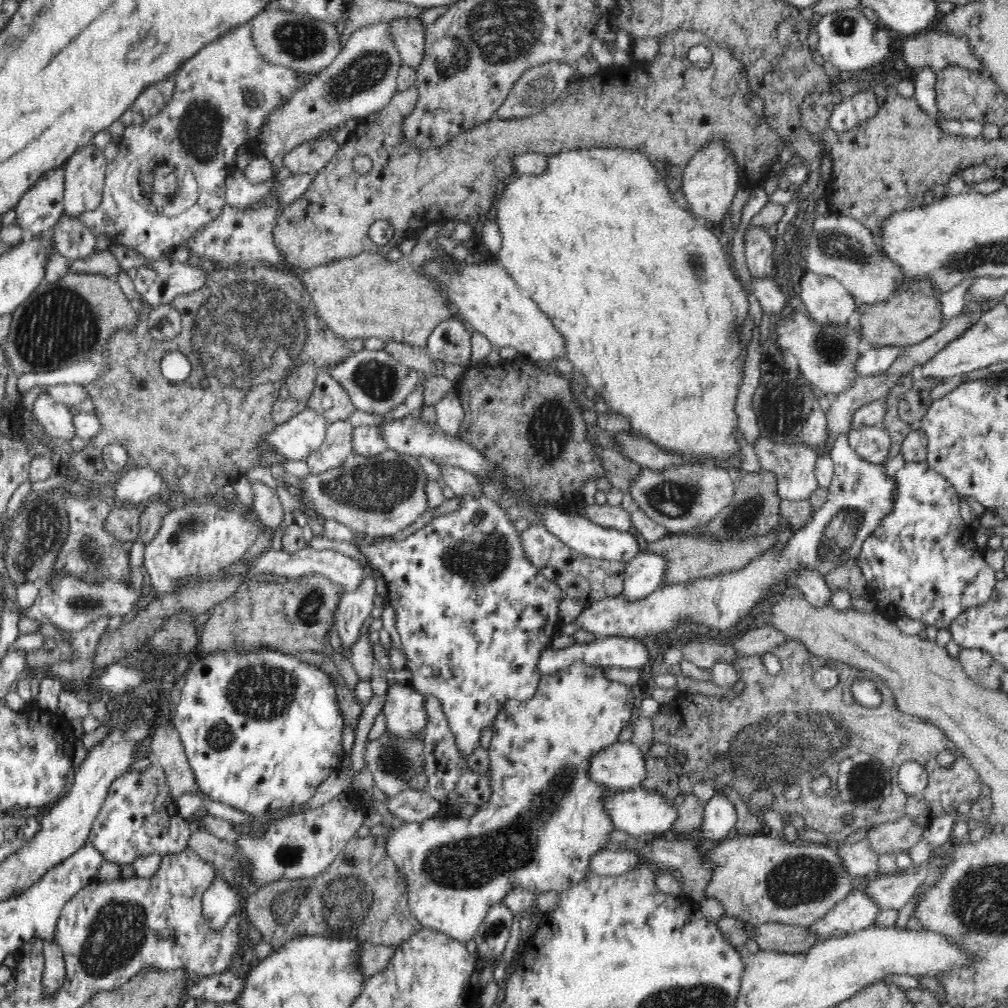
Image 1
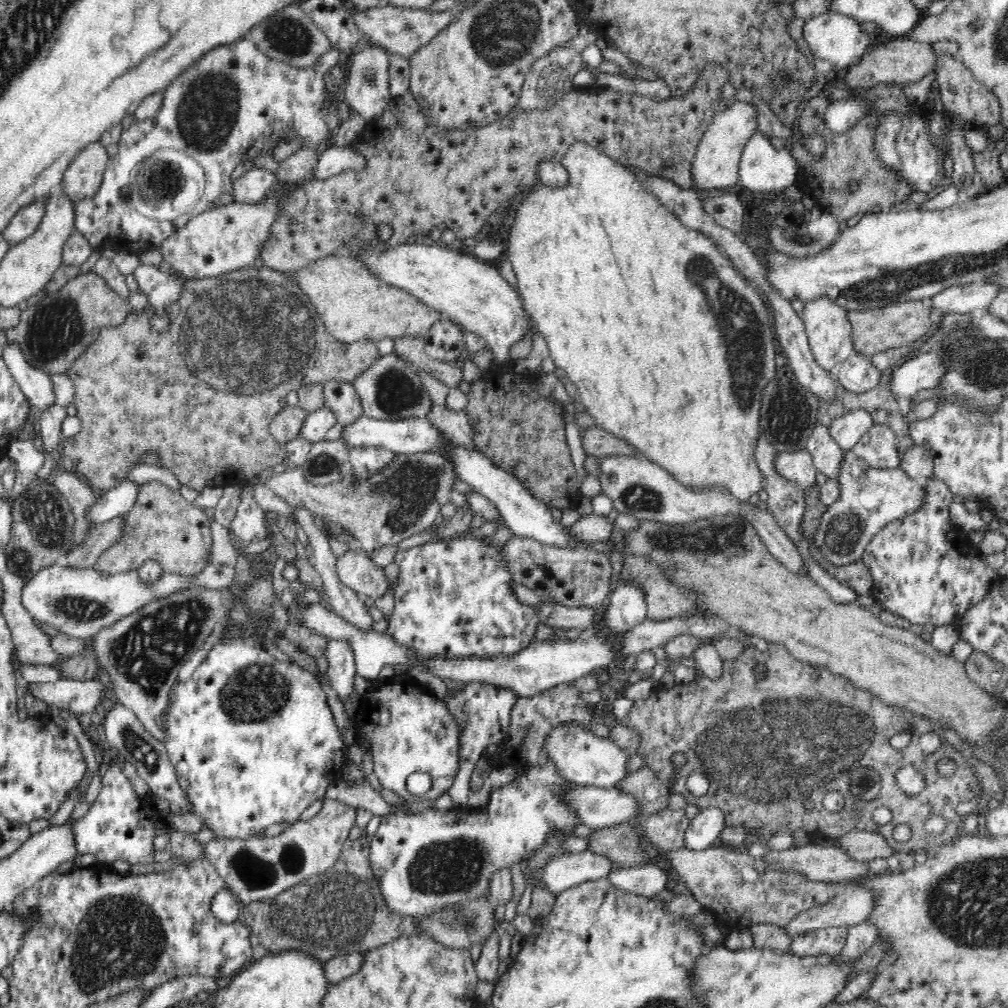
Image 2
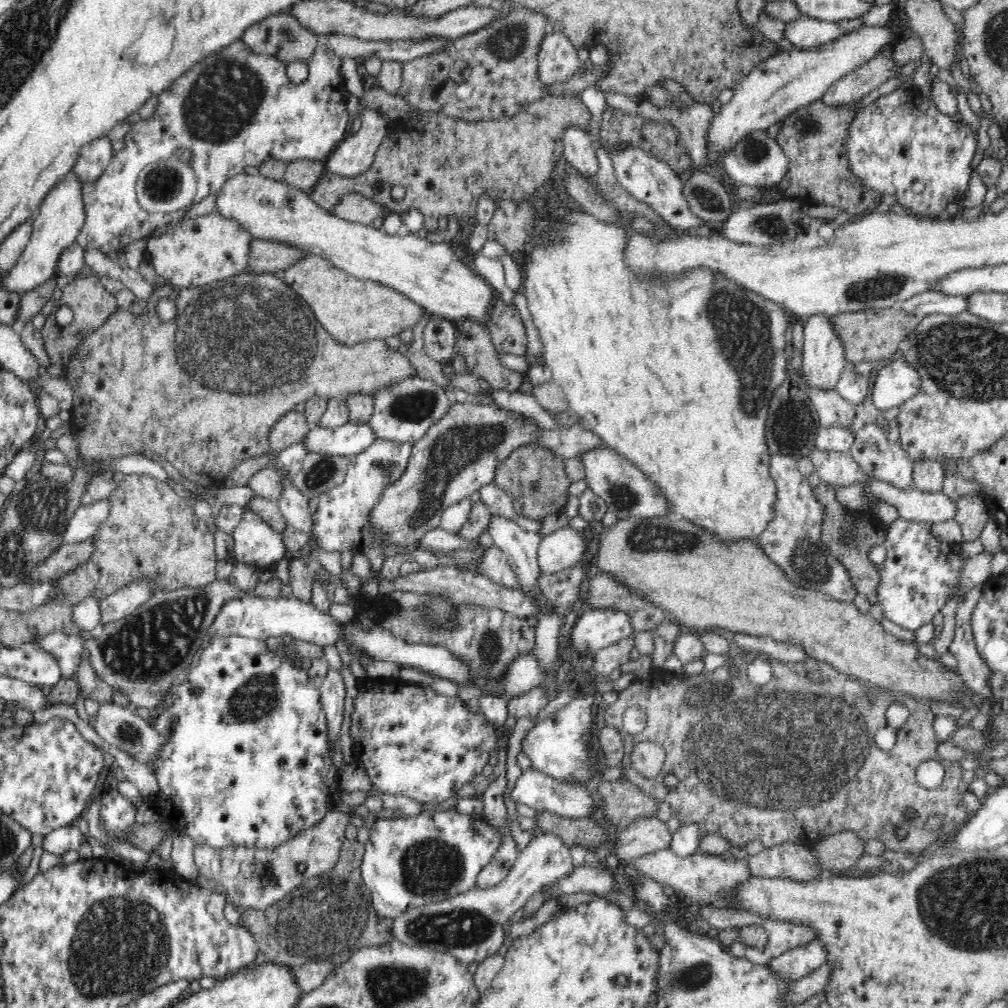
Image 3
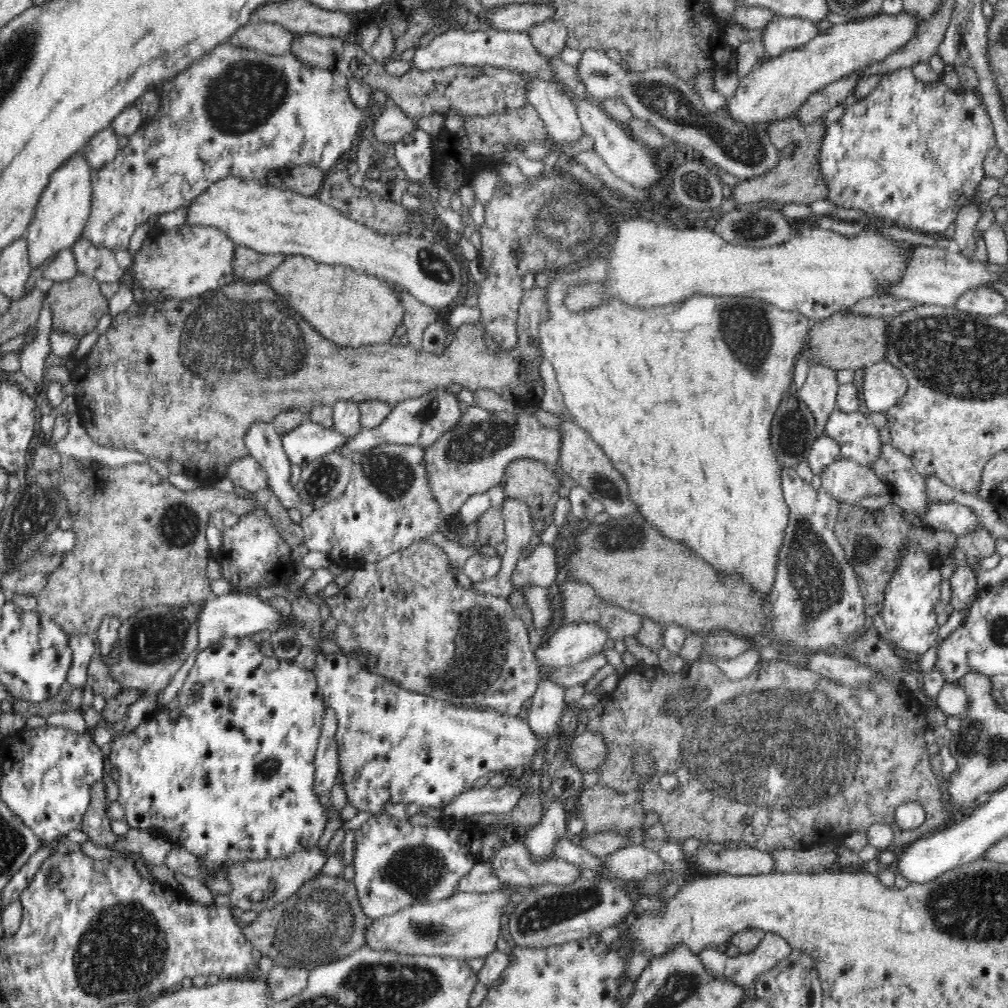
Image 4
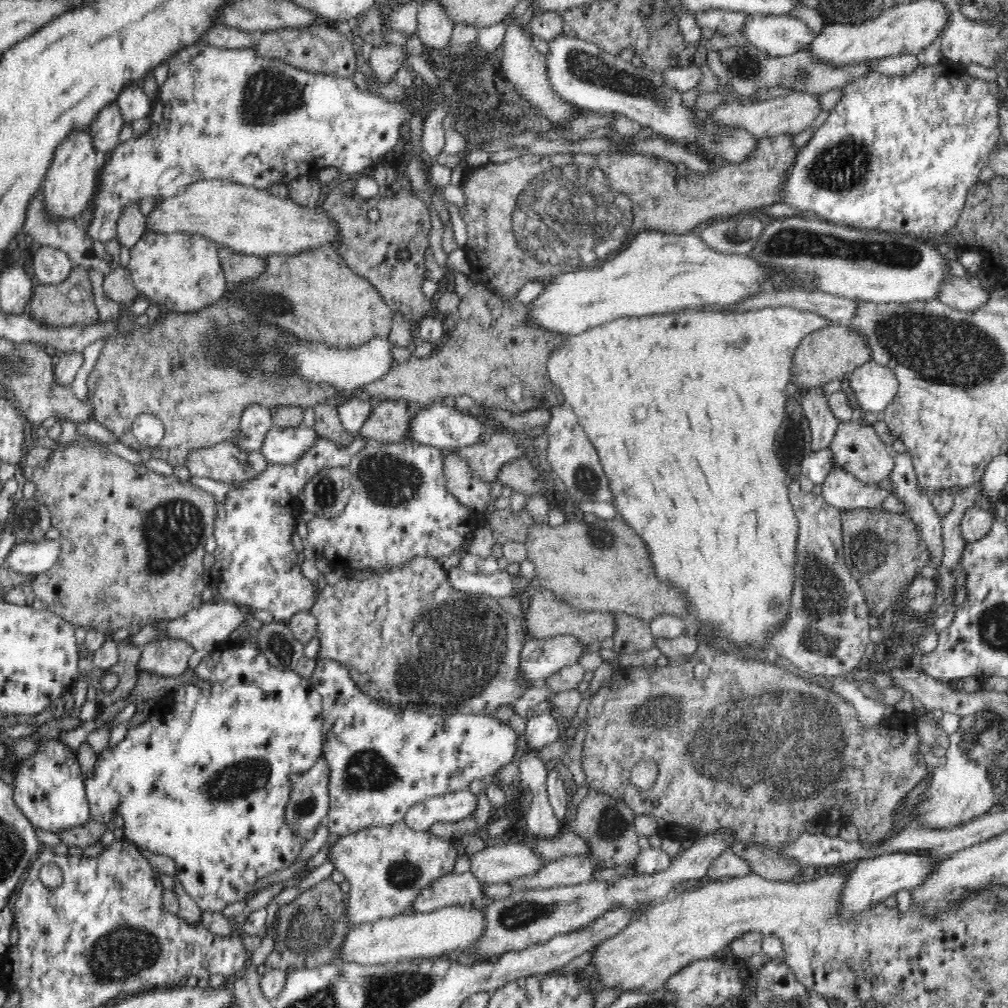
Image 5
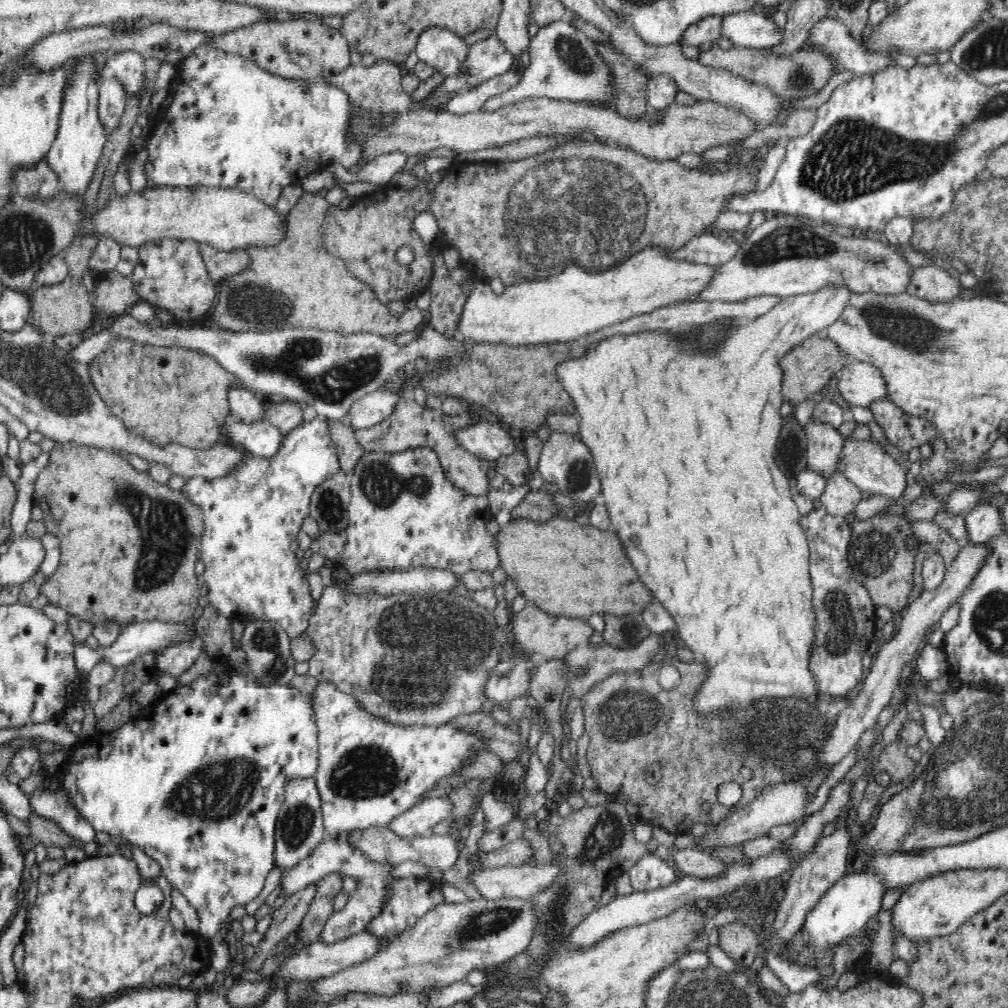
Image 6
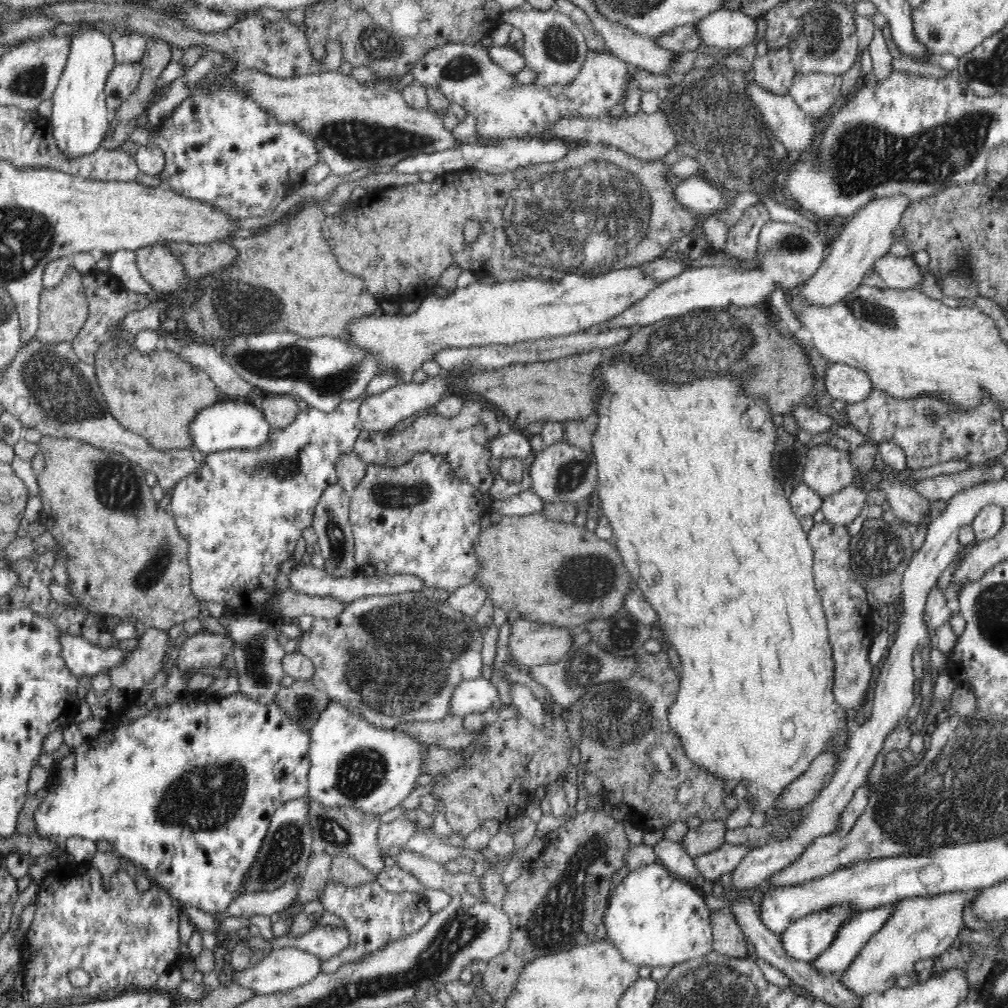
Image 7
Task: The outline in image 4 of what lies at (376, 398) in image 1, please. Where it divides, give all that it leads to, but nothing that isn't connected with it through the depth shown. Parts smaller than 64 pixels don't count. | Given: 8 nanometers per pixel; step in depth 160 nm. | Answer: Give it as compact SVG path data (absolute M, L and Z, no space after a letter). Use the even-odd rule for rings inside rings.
M434 388L422 394L420 398L406 398L406 400L392 405L390 414L372 429L362 428L358 434L350 437L350 444L346 444L338 453L349 455L371 447L386 444L419 445L428 447L440 435L450 431L463 412L463 404L449 389Z

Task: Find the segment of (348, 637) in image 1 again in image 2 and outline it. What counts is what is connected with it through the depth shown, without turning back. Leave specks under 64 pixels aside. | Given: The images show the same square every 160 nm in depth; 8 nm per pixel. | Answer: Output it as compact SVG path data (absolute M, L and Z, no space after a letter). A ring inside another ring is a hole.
M330 640L325 650L328 661L328 679L332 690L340 697L340 703L346 704L355 694L354 677L357 674L352 647L343 640Z

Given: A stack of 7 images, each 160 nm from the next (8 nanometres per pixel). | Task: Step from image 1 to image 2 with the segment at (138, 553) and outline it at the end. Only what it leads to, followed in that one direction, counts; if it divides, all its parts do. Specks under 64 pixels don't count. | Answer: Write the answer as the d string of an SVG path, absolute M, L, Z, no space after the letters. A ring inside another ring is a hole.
M354 547L338 557L336 570L340 581L363 598L380 598L390 590L388 570L374 563L364 548ZM56 562L54 565L40 569L28 582L23 583L21 592L21 601L24 608L31 614L31 617L37 622L47 622L60 632L77 639L86 639L100 632L105 626L132 614L135 610L142 608L148 601L162 598L179 591L180 589L189 589L190 587L206 587L208 589L226 589L236 578L235 566L226 564L217 564L213 568L204 568L196 576L182 576L173 572L163 572L162 576L156 582L142 582L137 569L128 570L128 572L99 574L94 567L90 568L70 568L62 562Z

